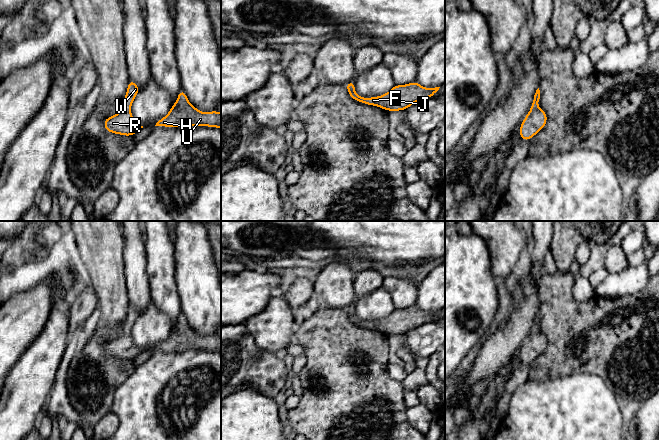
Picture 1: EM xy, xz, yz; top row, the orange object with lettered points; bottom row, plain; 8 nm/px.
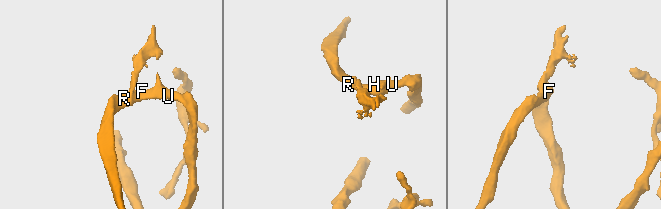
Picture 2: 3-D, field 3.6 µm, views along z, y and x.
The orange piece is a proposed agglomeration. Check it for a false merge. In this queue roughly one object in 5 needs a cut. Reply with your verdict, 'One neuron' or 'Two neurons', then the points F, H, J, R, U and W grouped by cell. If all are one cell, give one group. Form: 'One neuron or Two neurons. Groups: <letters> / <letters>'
One neuron. Groups: F H J R U W

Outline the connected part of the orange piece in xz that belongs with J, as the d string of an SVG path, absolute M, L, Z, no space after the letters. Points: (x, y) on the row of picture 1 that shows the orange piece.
M351 80L345 85L349 96L359 102L366 105L377 106L389 111L406 110L411 105L415 104L419 100L434 97L434 94L440 87L424 88L416 81L413 81L406 85L394 85L394 87L388 92L378 97L361 97L355 92L355 82Z

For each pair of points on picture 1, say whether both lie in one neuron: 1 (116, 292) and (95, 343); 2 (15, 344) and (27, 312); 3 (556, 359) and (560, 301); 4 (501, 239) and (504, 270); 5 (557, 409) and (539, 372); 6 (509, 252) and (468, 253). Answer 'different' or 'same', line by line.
1: different
2: same
3: same
4: same
5: different
6: different

